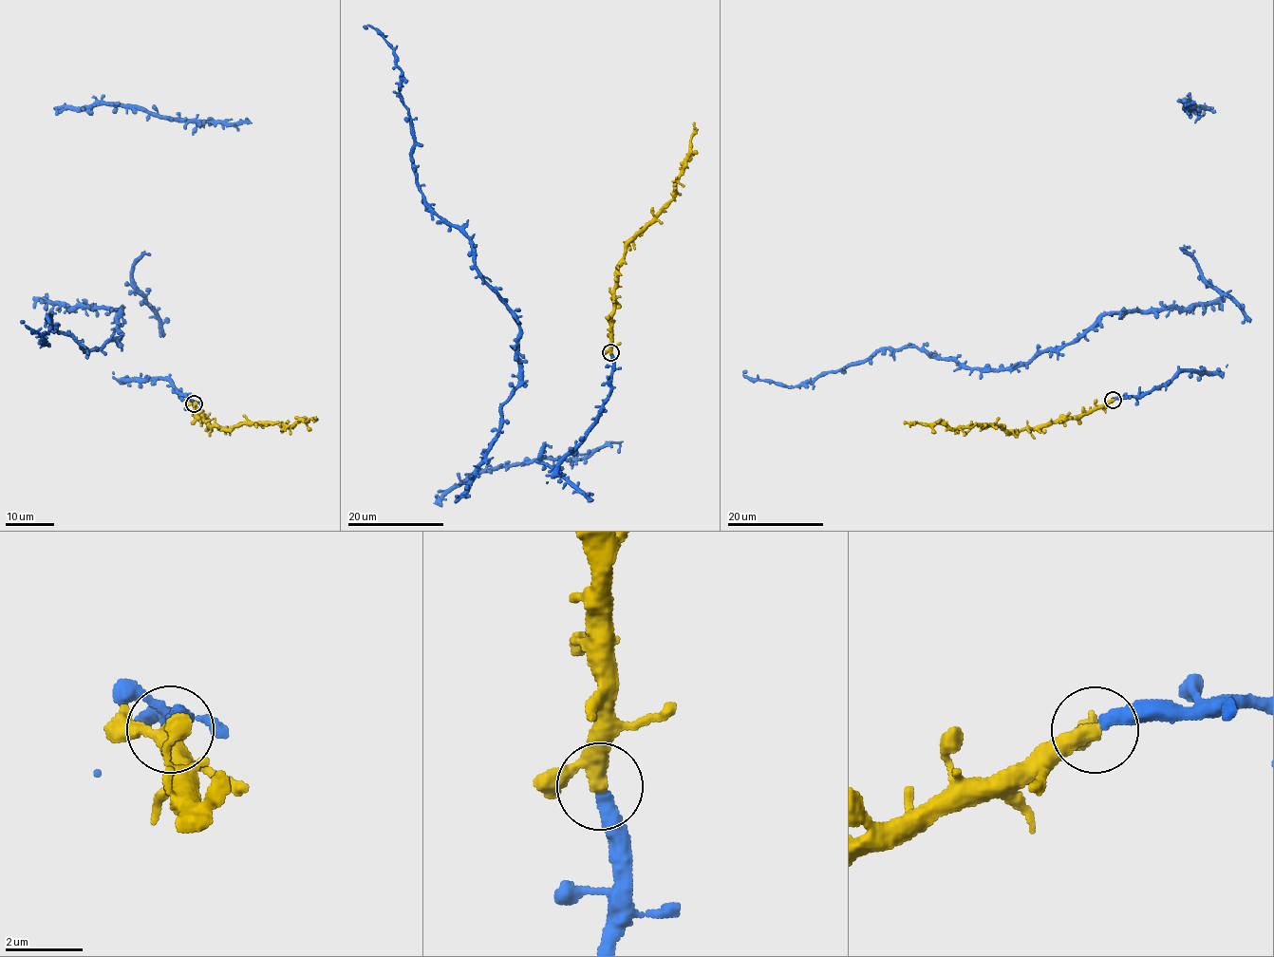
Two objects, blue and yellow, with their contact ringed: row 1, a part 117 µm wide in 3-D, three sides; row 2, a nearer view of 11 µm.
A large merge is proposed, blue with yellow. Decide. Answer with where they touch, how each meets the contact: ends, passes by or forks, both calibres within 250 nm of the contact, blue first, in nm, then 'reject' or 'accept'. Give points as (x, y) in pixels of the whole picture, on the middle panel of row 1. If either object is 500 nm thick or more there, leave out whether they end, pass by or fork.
place (610, 352); blue ends; yellow passes by; calibres 360 and 360 nm; accept

